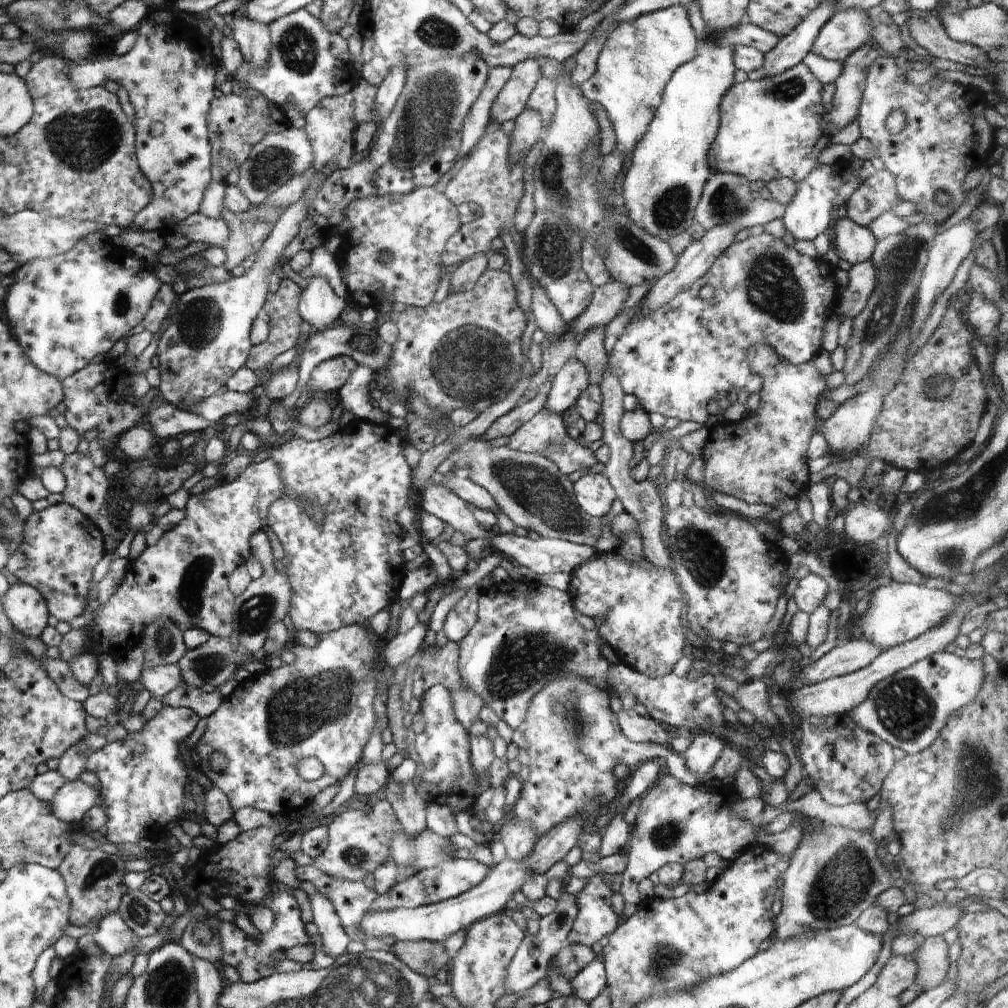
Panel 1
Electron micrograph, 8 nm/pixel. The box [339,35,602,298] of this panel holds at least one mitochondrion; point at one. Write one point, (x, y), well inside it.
(422, 130)

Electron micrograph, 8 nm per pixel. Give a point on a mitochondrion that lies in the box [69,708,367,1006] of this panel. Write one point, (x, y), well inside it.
(101, 870)

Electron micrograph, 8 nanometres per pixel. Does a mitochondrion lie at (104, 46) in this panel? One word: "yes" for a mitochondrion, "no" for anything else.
no

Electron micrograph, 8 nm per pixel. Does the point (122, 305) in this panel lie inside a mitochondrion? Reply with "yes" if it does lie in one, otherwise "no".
yes

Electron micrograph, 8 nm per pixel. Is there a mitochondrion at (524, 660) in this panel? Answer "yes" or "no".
yes

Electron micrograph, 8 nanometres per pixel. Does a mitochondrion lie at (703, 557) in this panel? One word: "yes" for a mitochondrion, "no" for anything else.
yes

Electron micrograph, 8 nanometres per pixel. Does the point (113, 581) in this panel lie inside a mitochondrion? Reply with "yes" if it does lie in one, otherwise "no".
no

